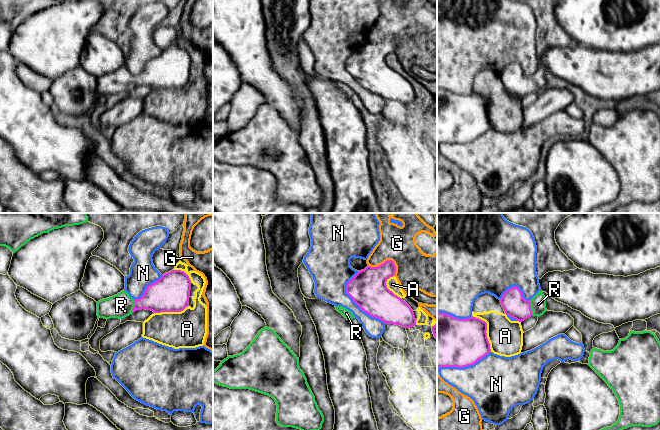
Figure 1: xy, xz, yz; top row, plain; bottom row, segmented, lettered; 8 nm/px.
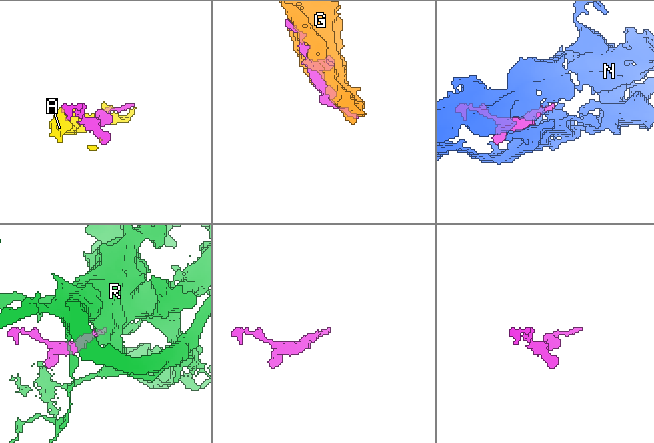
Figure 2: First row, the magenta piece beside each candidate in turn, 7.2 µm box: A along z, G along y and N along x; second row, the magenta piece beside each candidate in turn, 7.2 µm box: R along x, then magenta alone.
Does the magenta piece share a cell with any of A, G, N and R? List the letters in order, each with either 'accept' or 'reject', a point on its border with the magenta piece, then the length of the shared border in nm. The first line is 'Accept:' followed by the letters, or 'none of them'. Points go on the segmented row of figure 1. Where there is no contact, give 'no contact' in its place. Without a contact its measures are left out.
Accept: R
A: reject | yz (486, 330) | 340 nm
G: reject | xz (387, 260) | 240 nm
N: reject | xz (354, 301) | 480 nm
R: accept | yz (530, 308) | 130 nm

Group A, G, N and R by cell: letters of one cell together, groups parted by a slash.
A / G / N / R

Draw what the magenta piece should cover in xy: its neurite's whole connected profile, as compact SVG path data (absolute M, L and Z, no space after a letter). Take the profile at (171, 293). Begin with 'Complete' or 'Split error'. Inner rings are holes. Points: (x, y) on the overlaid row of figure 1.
Split error. M172 270L162 275L162 277L147 286L143 296L139 299L133 299L126 291L121 291L117 295L102 299L97 302L97 316L98 318L123 319L137 310L151 310L154 313L161 312L181 312L189 306L191 290L191 280L189 276L181 270Z

